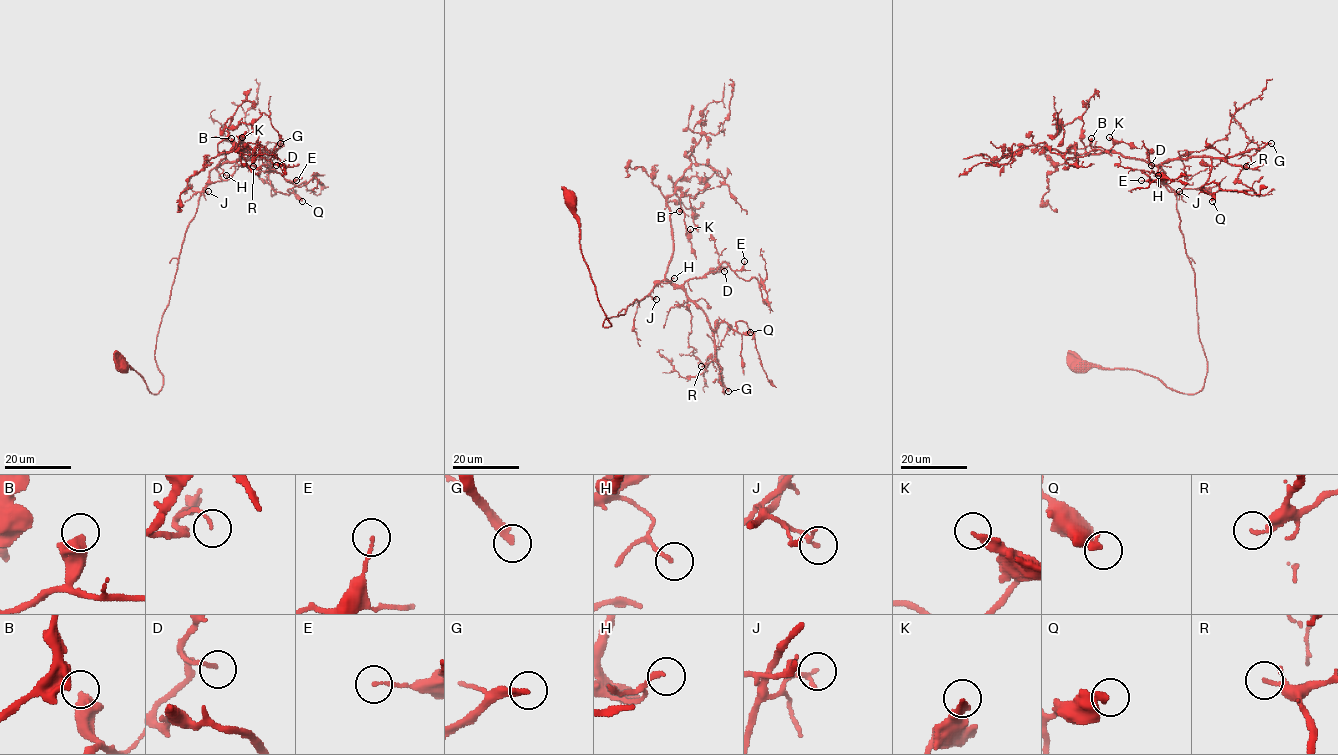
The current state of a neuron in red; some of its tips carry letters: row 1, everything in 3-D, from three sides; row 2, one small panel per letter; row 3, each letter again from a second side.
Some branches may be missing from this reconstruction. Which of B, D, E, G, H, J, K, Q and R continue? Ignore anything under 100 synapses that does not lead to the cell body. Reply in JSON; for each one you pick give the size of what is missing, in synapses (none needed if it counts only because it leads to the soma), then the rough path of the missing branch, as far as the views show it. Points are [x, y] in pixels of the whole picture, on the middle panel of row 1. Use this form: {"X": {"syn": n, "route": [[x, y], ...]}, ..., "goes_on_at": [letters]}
{"G": {"syn": 190}, "goes_on_at": ["G"]}

